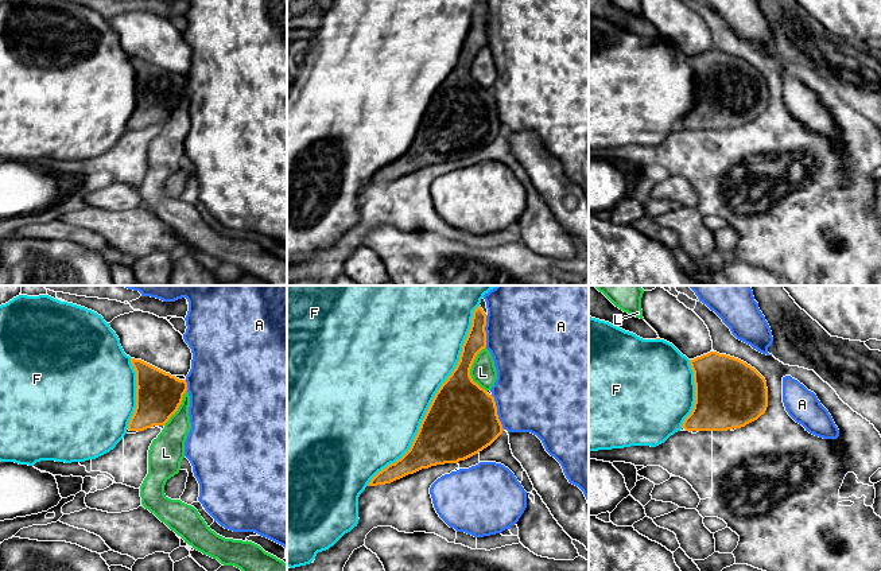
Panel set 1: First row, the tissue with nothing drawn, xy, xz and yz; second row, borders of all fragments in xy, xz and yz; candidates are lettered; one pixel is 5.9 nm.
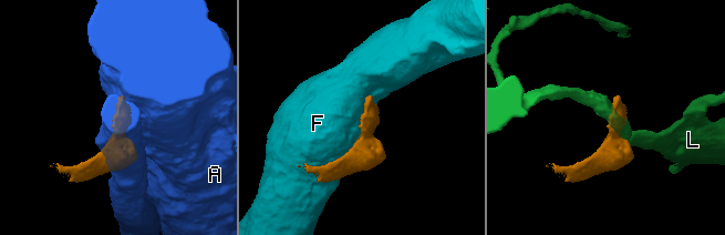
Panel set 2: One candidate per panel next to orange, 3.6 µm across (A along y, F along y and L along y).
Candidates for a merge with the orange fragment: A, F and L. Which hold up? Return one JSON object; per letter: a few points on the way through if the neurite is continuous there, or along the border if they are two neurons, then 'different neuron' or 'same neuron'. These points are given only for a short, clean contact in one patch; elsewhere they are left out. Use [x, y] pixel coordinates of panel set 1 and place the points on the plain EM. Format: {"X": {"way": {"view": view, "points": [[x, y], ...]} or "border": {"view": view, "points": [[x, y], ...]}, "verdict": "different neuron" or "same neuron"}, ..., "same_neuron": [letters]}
{"A": {"verdict": "different neuron"}, "F": {"verdict": "different neuron"}, "L": {"verdict": "different neuron"}, "same_neuron": []}

